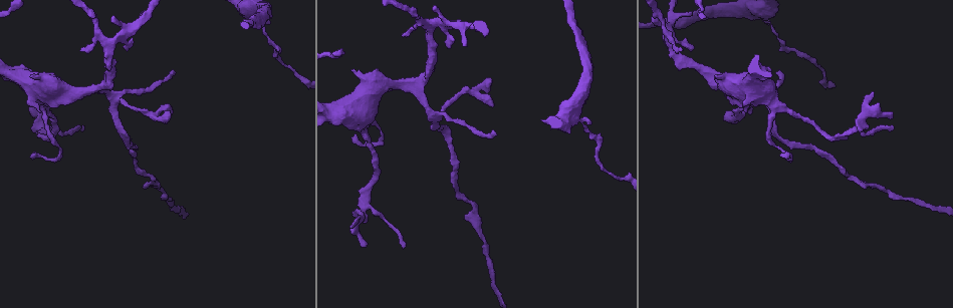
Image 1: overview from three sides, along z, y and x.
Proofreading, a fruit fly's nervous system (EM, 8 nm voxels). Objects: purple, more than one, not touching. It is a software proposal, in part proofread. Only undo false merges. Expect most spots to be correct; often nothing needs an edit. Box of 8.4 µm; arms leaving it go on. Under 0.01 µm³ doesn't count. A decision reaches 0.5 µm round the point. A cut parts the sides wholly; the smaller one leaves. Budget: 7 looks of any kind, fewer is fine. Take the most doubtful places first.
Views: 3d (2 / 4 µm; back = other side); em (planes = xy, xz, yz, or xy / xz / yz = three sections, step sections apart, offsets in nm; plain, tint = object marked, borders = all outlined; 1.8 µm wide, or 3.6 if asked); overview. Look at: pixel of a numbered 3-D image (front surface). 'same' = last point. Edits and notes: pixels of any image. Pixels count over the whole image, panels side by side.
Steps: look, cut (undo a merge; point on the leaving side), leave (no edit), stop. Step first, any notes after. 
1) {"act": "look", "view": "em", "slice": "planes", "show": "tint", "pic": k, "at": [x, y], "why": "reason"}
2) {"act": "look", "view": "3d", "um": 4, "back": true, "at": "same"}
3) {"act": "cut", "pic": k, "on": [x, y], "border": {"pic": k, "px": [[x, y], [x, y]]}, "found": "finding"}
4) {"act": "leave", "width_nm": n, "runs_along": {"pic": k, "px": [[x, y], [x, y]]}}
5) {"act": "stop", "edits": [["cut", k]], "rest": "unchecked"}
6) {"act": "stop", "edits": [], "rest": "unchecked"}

{"act": "look", "view": "em", "slice": "planes", "show": "plain", "pic": 1, "at": [106, 46], "why": "three arms meet"}

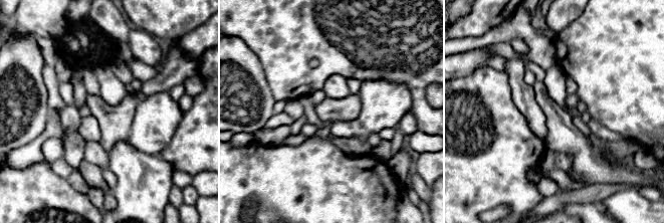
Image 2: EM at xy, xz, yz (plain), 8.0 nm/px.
{"act": "look", "view": "em", "slice": "planes", "show": "tint", "at": "same", "why": "with the object marked"}

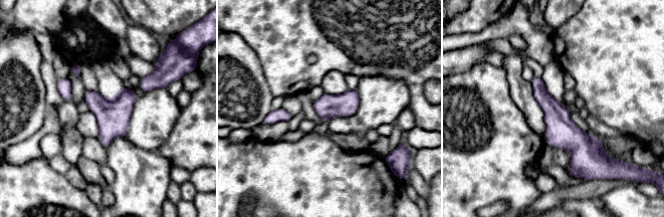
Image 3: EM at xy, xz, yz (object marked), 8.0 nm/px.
{"act": "leave", "runs_along": {"pic": 3, "px": [[535, 79], [576, 143], [576, 164]]}, "found": "continuous, no second cell"}

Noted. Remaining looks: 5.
{"act": "look", "view": "em", "slice": "yz", "step": 4, "show": "tint", "pic": 1, "at": [475, 93]}

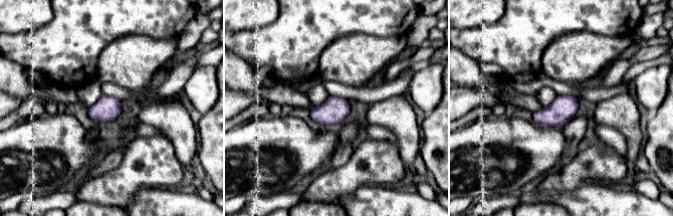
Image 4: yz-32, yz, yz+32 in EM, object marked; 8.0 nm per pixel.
{"act": "leave", "width_nm": 200, "found": "all the same cell"}

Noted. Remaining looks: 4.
{"act": "look", "view": "3d", "um": 2, "pic": 1, "at": [252, 14], "why": "sudden change in width"}

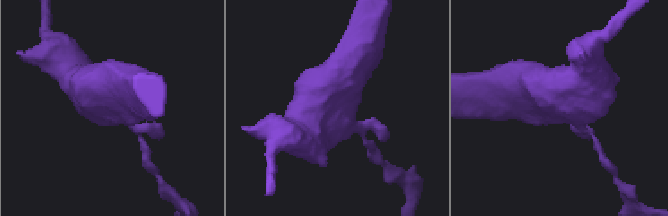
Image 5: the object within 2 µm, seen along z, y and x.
{"act": "look", "view": "em", "slice": "xy", "step": 16, "show": "tint", "pic": 5, "at": [343, 123]}

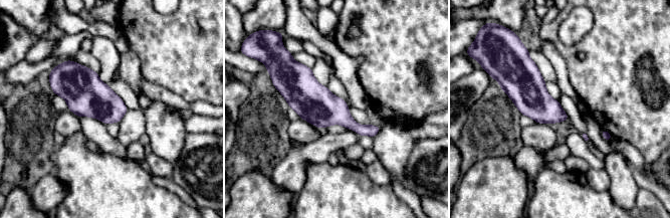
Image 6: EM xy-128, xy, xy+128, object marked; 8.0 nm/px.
{"act": "look", "view": "em", "slice": "planes", "show": "borders", "at": "same", "why": "cut it another way"}

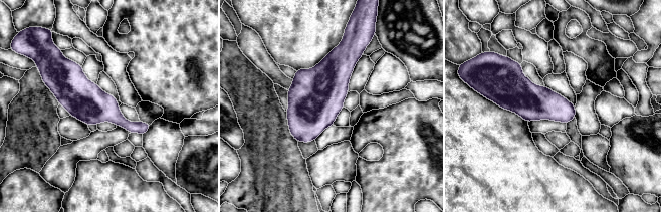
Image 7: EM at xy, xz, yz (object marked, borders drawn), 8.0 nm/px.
{"act": "leave", "runs_along": {"pic": 7, "px": [[50, 85], [68, 85], [127, 125], [147, 126]]}, "found": "continuous, no second cell"}

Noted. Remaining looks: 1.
{"act": "stop", "edits": [], "rest": "unchecked"}

